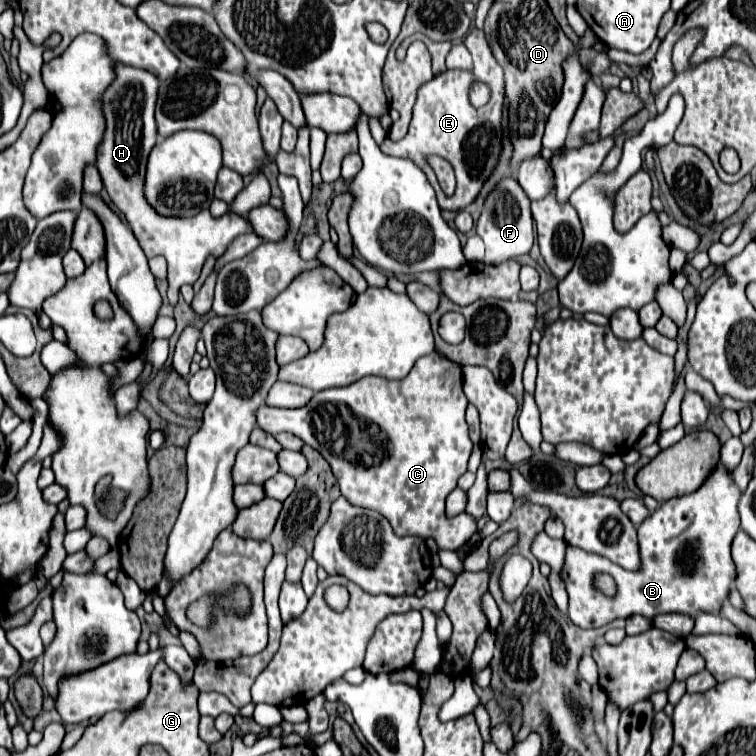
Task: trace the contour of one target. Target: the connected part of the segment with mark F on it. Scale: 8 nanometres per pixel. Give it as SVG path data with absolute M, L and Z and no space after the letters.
M504 177L484 199L482 213L476 221L476 233L482 237L486 245L484 263L496 265L508 259L516 259L520 255L530 253L534 243L534 219L530 213L530 197L518 185L516 179Z

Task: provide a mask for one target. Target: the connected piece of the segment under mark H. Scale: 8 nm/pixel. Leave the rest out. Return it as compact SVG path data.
M124 63L114 65L114 81L102 93L102 113L106 121L104 139L96 149L96 167L100 171L102 183L116 203L116 207L126 215L134 237L138 239L146 257L164 255L168 261L168 301L174 307L178 301L178 291L184 283L196 283L200 277L202 265L208 255L220 257L228 243L242 233L250 231L246 217L236 213L226 213L218 219L210 211L200 211L192 219L162 219L156 215L148 203L144 203L144 171L146 159L156 143L156 123L154 123L154 105L158 95L158 79L144 71Z

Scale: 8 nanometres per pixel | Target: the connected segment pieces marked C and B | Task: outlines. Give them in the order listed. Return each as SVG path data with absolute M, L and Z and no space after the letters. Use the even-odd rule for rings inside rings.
M430 353L420 357L408 377L400 381L368 375L346 387L314 393L310 403L300 409L262 405L256 411L256 425L270 435L282 431L292 433L306 445L314 447L330 463L340 493L348 503L378 511L390 521L396 535L432 537L438 543L438 549L456 551L476 533L476 523L452 521L444 515L444 501L456 489L458 477L468 471L468 459L472 453L472 441L464 421L466 407L468 399L462 391L462 367L444 355Z
M718 463L700 489L664 501L640 523L638 571L626 571L602 555L568 545L562 573L566 575L564 585L568 591L570 621L582 629L594 629L632 615L652 619L660 613L684 613L692 617L698 611L718 613L720 605L728 601L732 577L736 577L730 545L740 527L738 501L740 489L728 469ZM598 573L608 573L616 581L614 597L604 595L598 587L594 587L594 575Z

